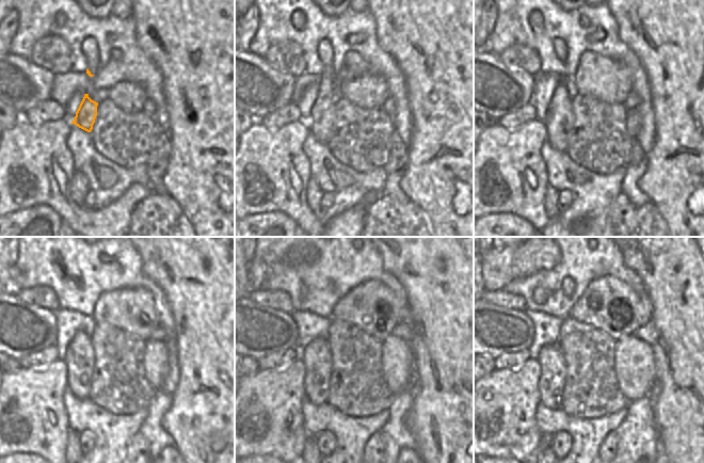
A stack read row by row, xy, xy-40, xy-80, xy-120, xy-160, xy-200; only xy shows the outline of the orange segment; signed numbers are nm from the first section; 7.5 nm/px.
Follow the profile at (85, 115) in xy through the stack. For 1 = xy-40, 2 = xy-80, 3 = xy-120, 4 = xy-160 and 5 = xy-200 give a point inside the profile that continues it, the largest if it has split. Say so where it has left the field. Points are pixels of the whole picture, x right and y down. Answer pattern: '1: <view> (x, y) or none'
1: xy-40 (321, 121)
2: xy-80 (559, 116)
3: xy-120 (80, 358)
4: xy-160 (317, 358)
5: xy-200 (550, 358)

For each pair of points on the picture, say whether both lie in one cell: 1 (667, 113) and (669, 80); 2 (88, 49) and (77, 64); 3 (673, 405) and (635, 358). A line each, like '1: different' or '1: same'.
1: same
2: different
3: different

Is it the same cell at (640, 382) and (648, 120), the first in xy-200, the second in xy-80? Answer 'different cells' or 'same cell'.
different cells

